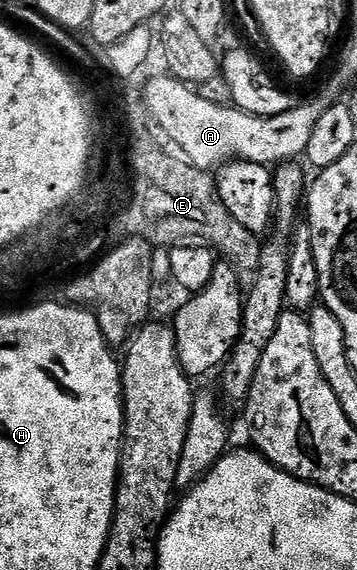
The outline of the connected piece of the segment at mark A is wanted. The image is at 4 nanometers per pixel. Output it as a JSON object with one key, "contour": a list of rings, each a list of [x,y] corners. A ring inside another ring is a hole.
{"contour":[[[172,75],[150,76],[144,99],[156,128],[161,128],[182,149],[180,152],[186,161],[208,171],[234,159],[270,167],[296,162],[307,151],[307,143],[311,143],[315,123],[319,123],[323,111],[335,101],[335,97],[325,93],[314,101],[302,100],[293,110],[281,115],[260,118],[244,113],[232,104],[209,103],[196,88]]]}

